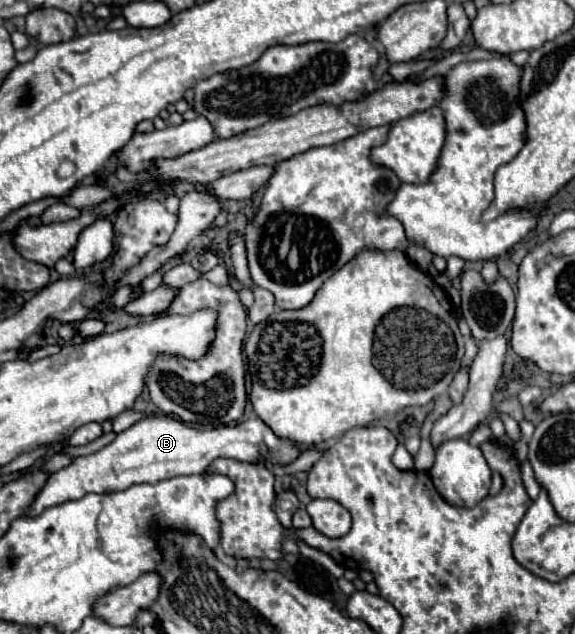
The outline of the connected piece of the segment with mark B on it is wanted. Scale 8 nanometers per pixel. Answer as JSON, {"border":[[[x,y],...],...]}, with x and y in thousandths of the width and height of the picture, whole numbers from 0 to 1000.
{"border":[[[256,658],[249,664],[238,664],[221,680],[207,683],[197,699],[179,705],[176,711],[155,718],[155,721],[134,721],[127,730],[99,746],[92,746],[82,759],[82,765],[68,774],[64,787],[50,800],[43,815],[61,815],[82,800],[106,797],[113,790],[141,787],[151,778],[190,778],[190,774],[210,774],[224,765],[238,762],[266,762],[308,749],[329,749],[329,746],[353,746],[370,724],[377,721],[402,721],[412,727],[447,730],[454,718],[471,715],[464,721],[471,730],[499,733],[510,730],[520,721],[520,708],[499,696],[478,689],[478,683],[450,661],[437,658],[423,667],[412,667],[405,674],[384,670],[370,677],[336,677],[315,667],[301,658]]]}

